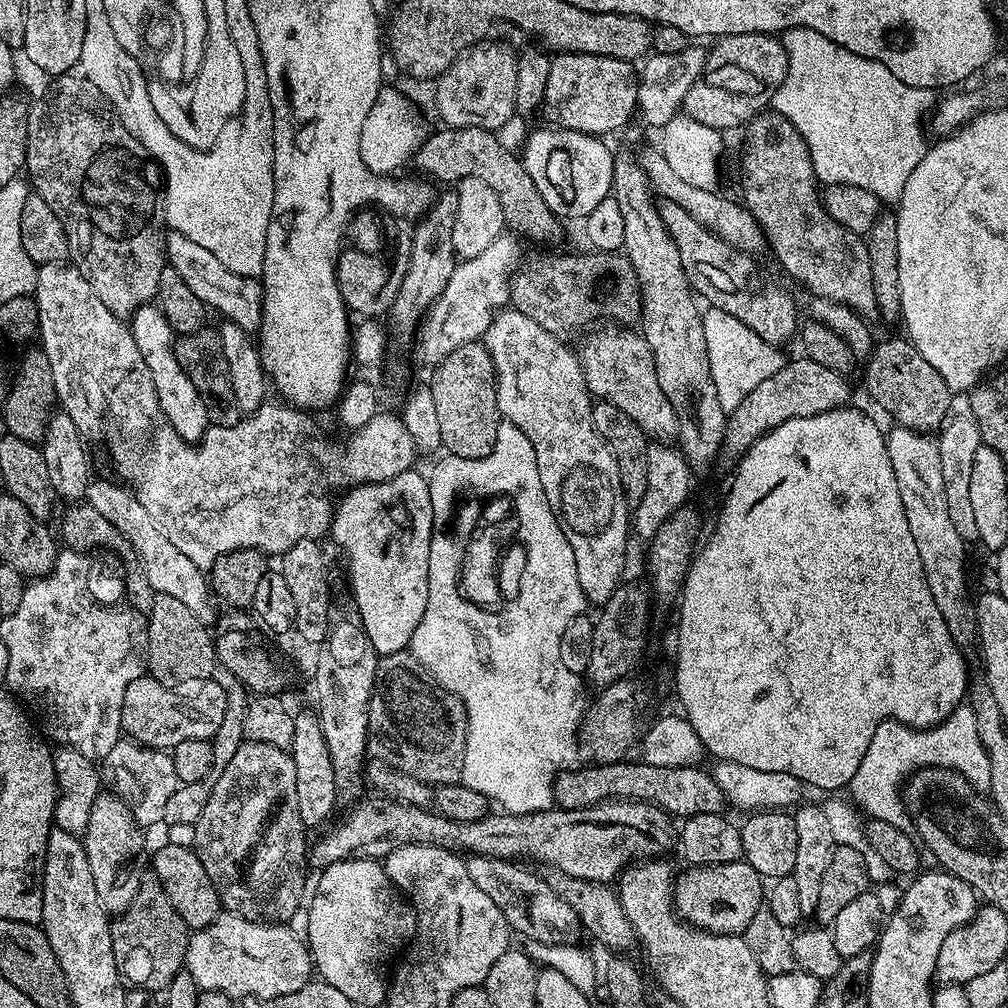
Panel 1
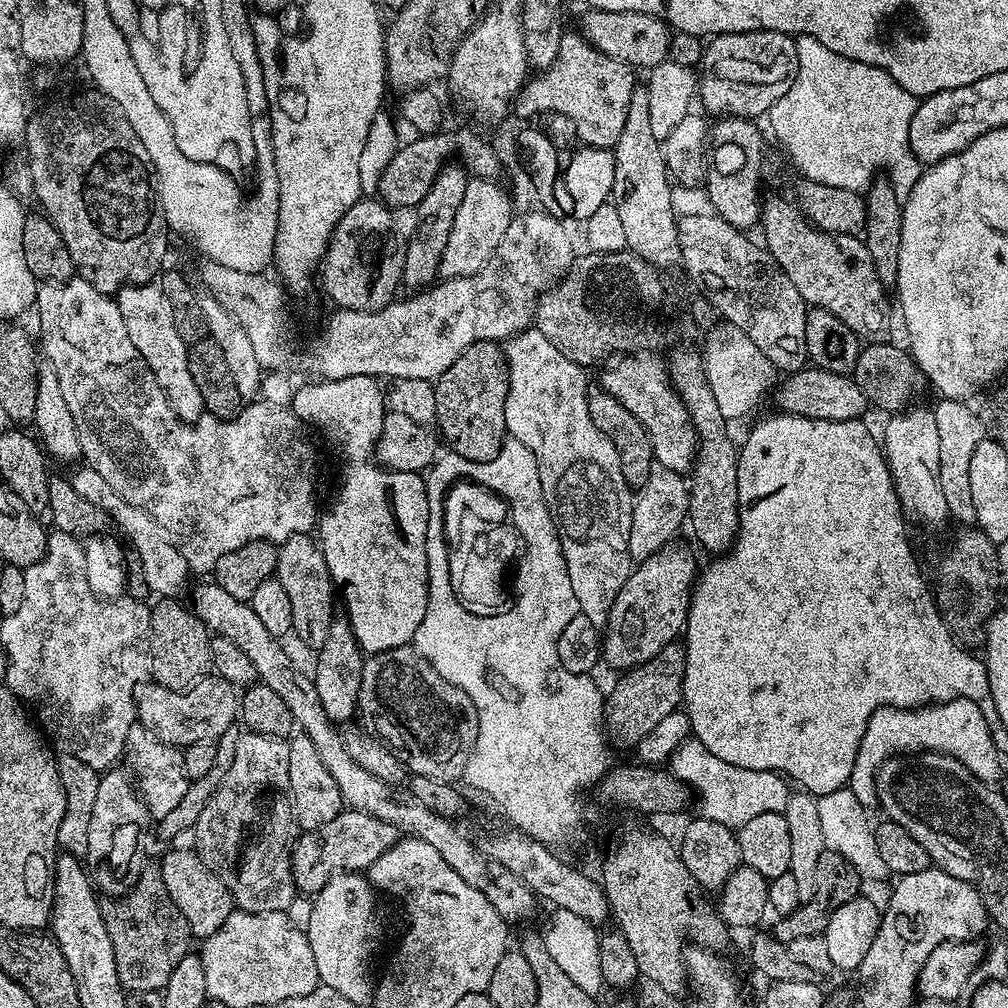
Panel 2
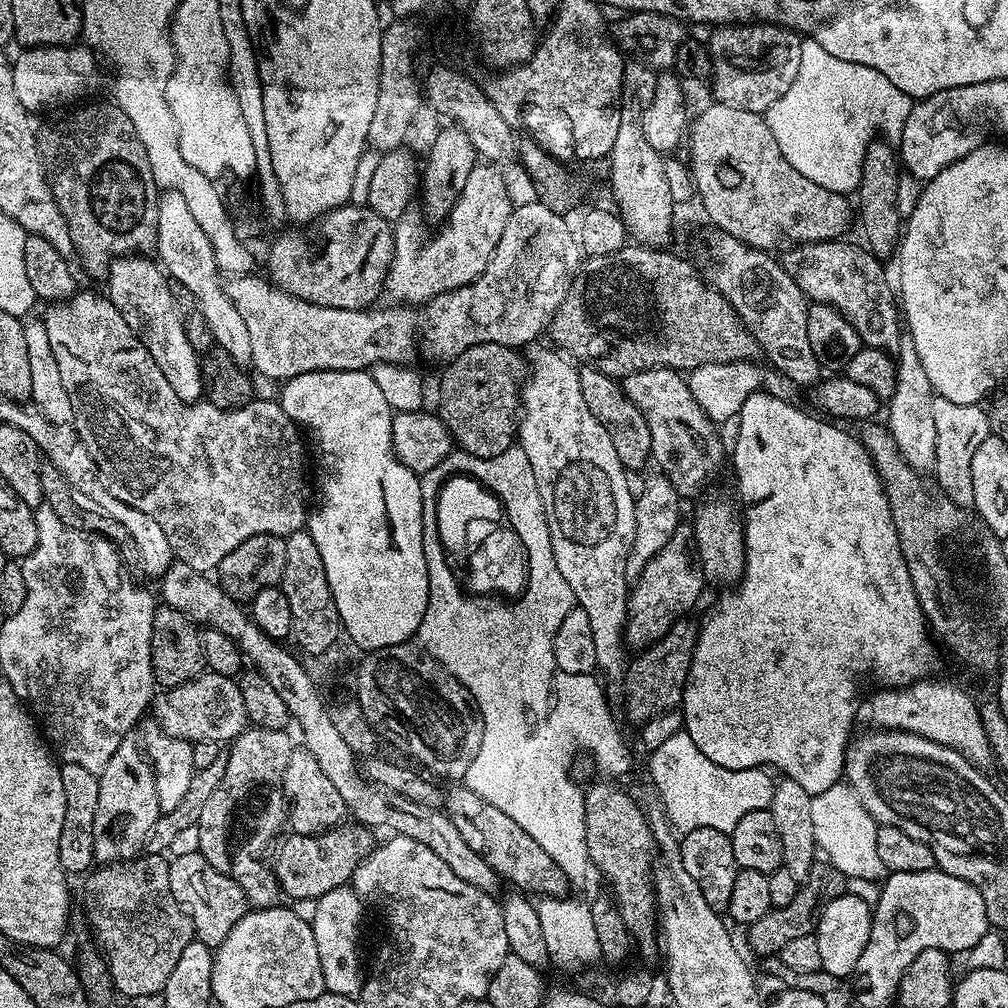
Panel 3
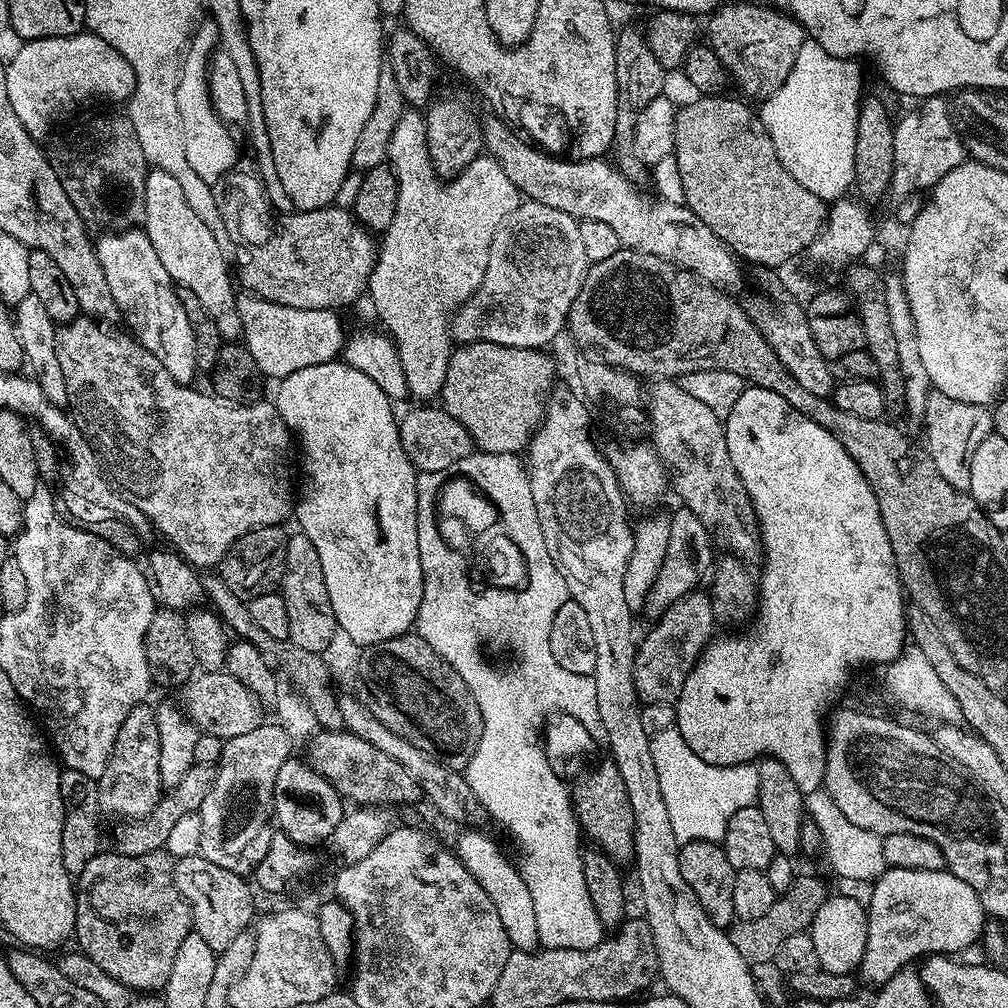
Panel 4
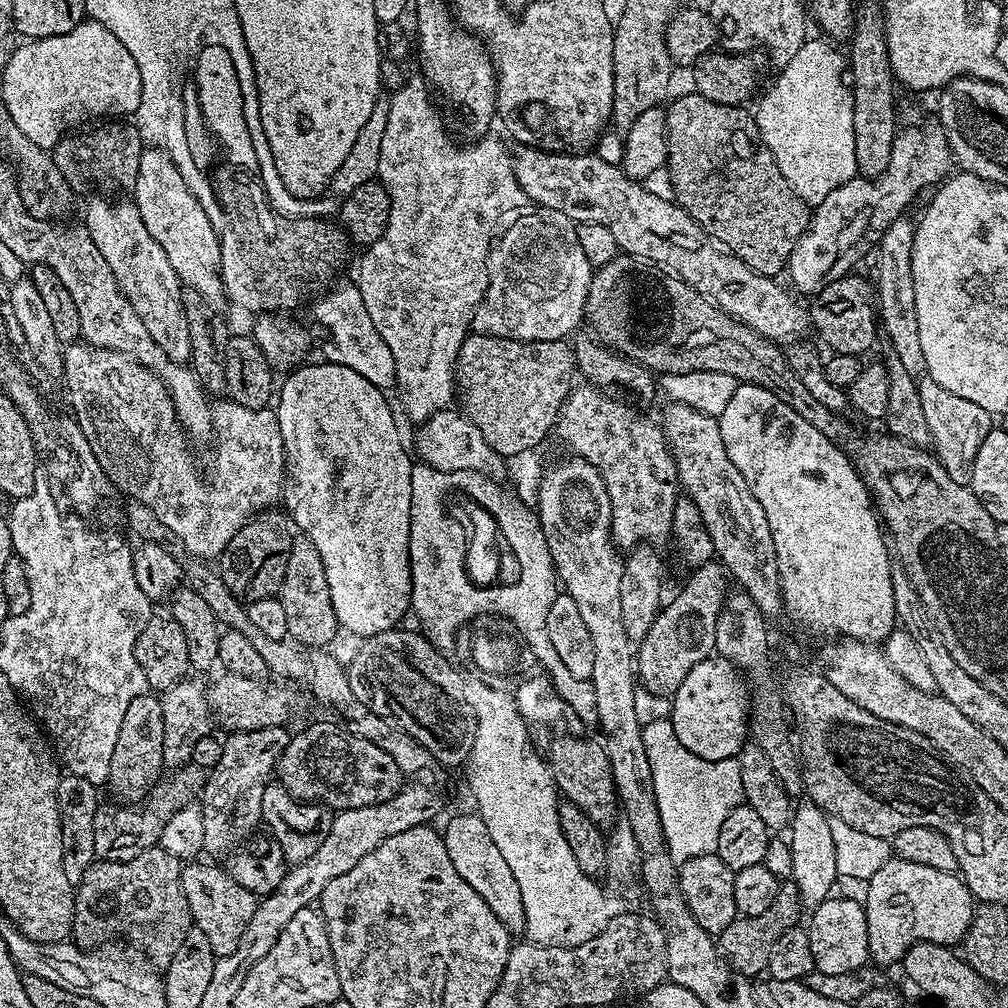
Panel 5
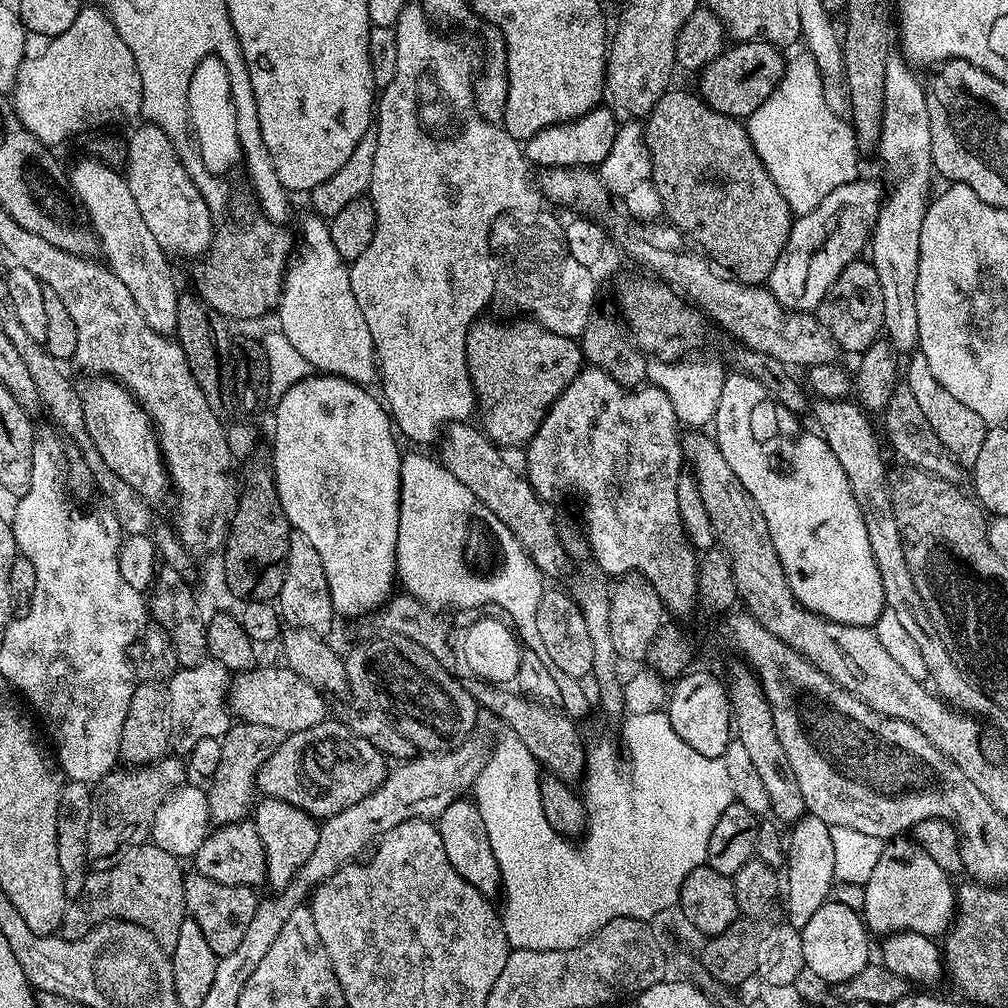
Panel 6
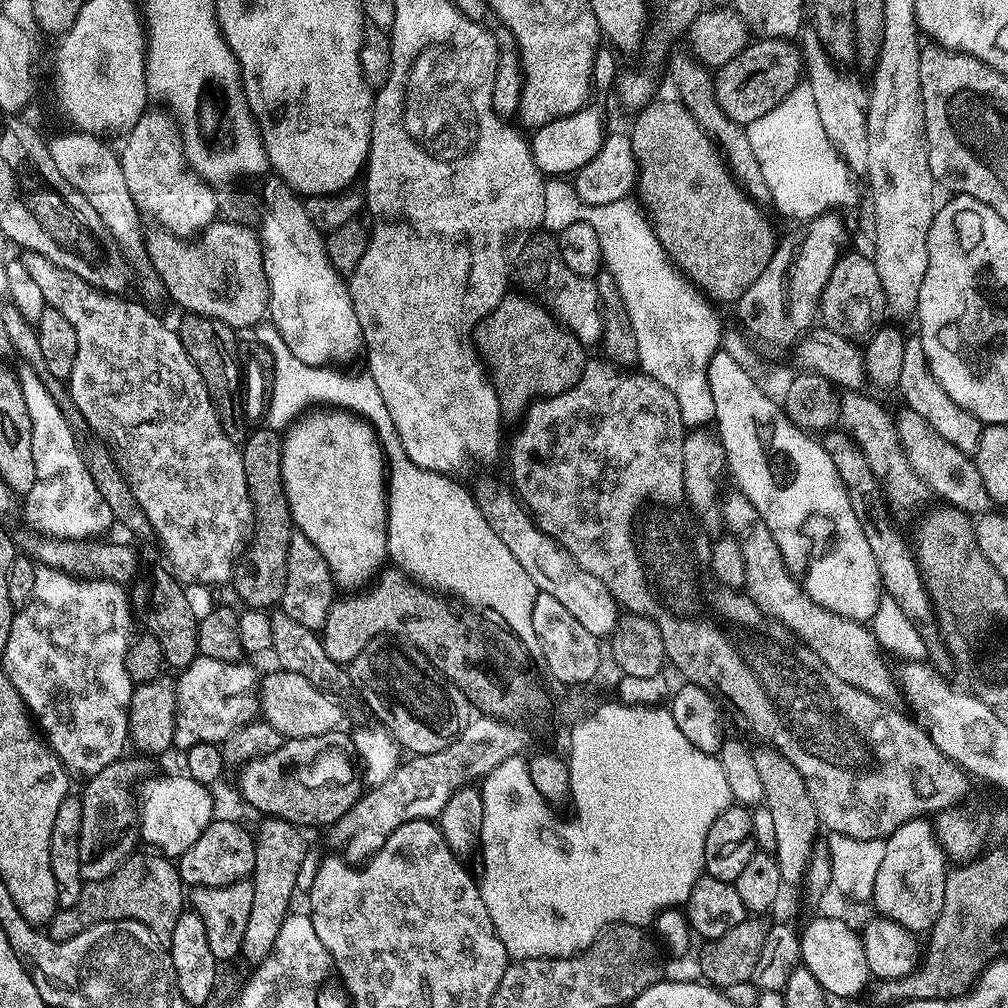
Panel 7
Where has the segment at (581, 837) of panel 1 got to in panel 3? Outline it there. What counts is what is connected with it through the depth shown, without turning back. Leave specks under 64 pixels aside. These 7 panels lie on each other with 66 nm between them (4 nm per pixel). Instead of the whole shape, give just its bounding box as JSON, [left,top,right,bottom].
[274,822,374,902]

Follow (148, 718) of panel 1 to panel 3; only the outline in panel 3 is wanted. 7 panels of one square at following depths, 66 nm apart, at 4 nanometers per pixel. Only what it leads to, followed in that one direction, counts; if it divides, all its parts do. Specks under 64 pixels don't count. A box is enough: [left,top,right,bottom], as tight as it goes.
[150,670,249,744]

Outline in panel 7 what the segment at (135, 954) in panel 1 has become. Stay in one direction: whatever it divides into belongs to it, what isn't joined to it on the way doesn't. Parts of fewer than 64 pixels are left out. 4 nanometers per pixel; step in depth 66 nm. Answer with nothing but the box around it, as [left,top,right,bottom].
[46,850,186,942]

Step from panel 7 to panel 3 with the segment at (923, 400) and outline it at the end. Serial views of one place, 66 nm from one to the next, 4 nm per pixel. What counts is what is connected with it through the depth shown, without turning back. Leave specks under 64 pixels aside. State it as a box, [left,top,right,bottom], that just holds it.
[931,396,992,510]

